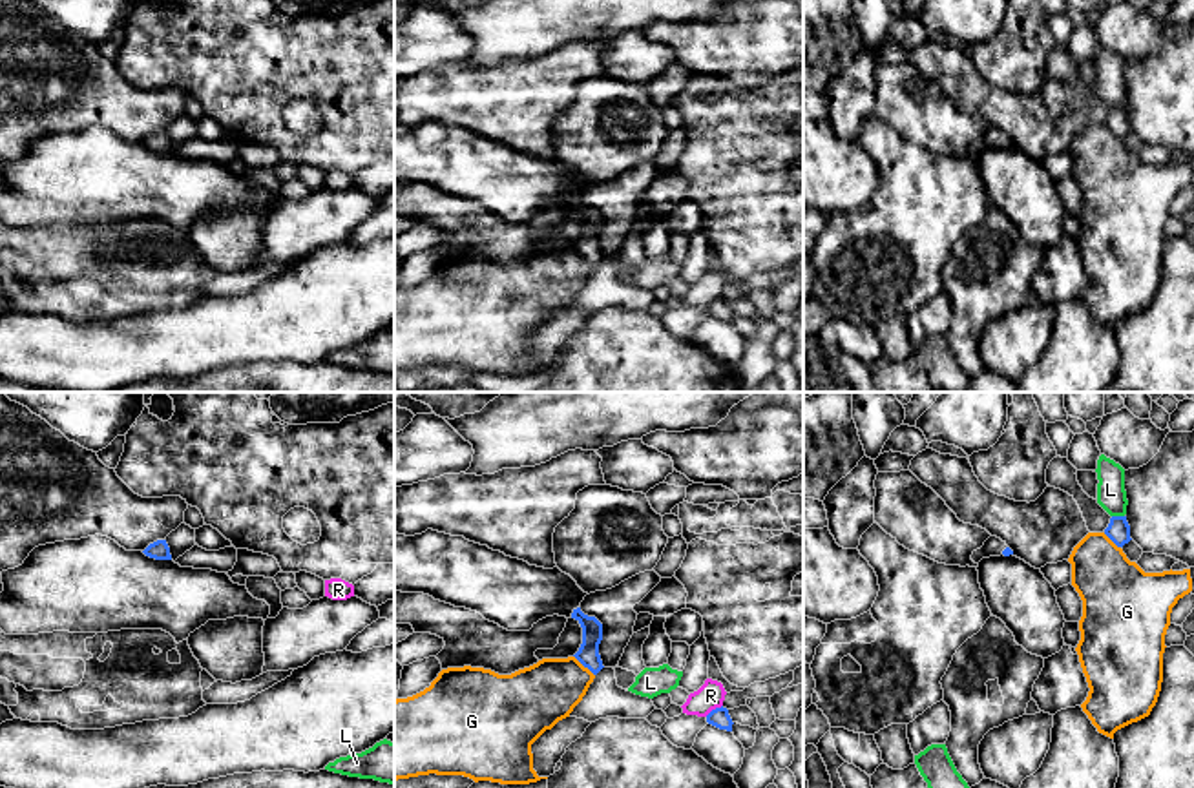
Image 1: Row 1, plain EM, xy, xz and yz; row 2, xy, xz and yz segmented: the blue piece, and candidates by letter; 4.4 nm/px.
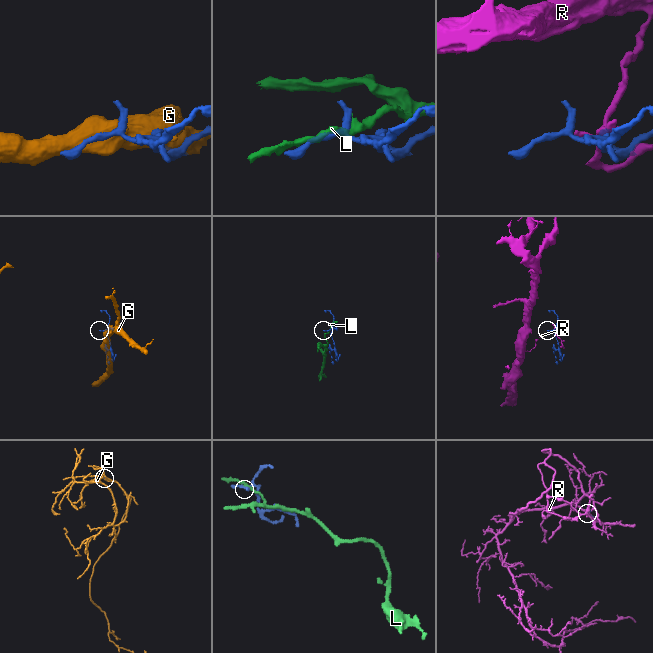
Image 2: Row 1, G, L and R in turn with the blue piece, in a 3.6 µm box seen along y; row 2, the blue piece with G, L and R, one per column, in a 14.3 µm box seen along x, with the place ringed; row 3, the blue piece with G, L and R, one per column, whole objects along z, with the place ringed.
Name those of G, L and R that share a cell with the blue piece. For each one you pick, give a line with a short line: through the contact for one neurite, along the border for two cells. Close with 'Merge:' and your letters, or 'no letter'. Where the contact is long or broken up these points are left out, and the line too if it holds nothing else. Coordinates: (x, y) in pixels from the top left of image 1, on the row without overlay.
Merge: no letter

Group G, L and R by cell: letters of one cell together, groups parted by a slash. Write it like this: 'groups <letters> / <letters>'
groups G / L / R

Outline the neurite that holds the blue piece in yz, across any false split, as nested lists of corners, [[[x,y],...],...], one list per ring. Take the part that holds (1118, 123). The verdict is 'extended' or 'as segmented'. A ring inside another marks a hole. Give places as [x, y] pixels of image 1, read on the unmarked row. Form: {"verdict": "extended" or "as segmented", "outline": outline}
{"verdict": "as segmented", "outline": [[[1112,108],[1108,119],[1105,120],[1105,126],[1117,137],[1123,139],[1128,135],[1130,130],[1130,117],[1126,113],[1126,108]]]}

